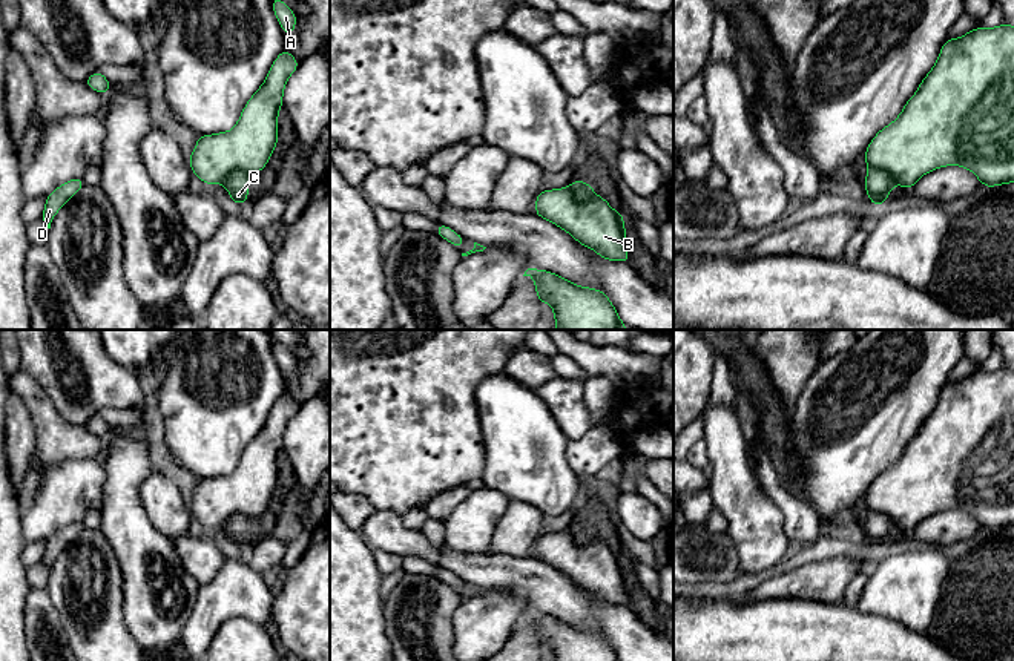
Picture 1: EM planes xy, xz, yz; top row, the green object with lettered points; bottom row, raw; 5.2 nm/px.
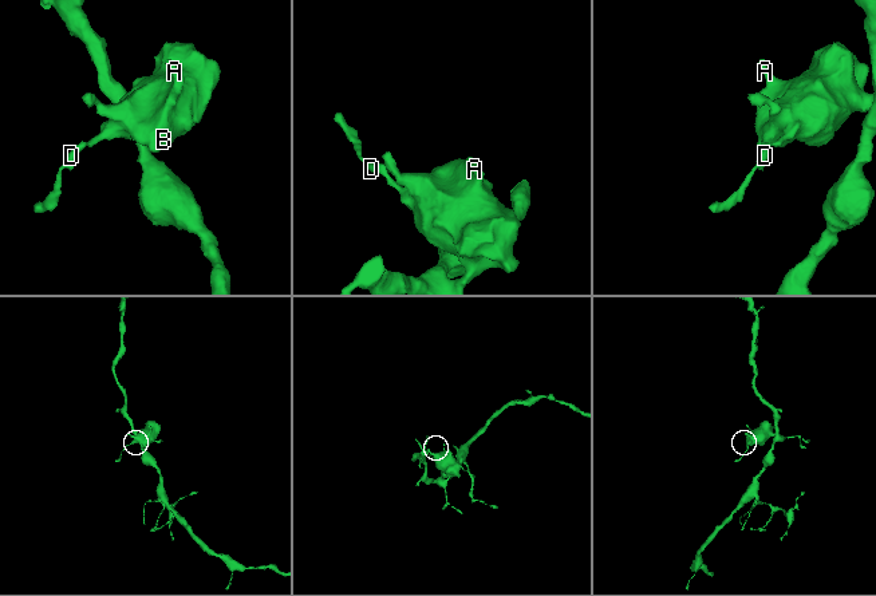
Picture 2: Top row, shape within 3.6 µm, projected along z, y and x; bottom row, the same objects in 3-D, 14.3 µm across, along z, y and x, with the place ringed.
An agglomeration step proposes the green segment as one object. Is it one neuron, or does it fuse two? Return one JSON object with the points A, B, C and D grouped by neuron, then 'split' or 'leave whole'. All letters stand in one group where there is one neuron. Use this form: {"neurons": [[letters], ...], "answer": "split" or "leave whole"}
{"neurons": [["A", "B", "D"], ["C"]], "answer": "split"}

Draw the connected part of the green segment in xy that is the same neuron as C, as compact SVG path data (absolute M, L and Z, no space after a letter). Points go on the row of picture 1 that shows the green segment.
M233 172L226 178L222 186L229 190L232 202L245 204L250 179L252 175L245 172Z

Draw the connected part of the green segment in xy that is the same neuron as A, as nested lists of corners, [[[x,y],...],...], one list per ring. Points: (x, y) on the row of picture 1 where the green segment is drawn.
[[[273,0],[272,6],[284,34],[290,35],[296,28],[296,14],[282,0]]]

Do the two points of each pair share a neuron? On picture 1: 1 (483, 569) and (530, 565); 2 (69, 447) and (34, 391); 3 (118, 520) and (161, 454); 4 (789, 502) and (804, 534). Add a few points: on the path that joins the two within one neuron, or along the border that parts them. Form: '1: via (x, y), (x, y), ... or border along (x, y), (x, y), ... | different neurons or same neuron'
1: via (494, 569), (519, 569) | same neuron
2: via (55, 433), (39, 405) | same neuron
3: border along (137, 434), (146, 443), (154, 470) | different neurons
4: via (793, 509), (804, 526) | same neuron

